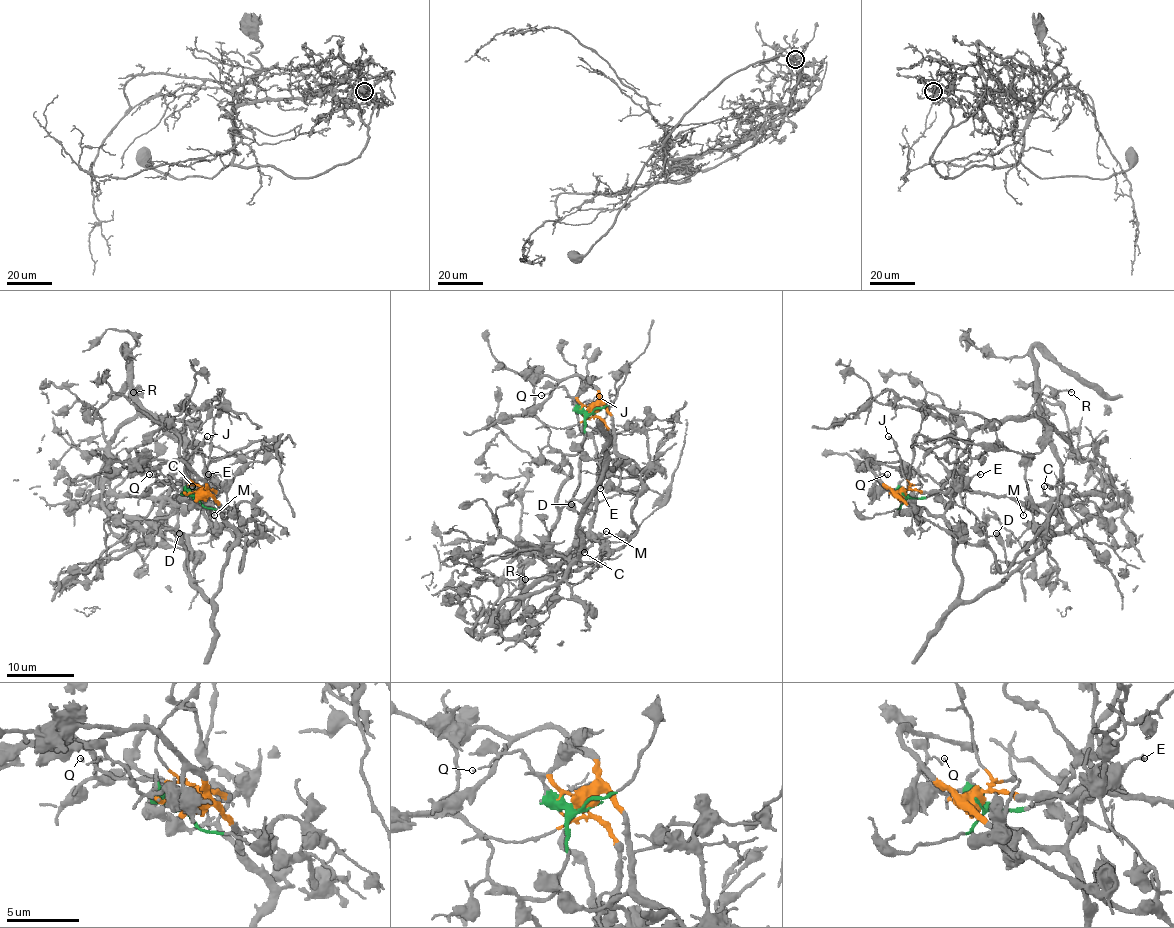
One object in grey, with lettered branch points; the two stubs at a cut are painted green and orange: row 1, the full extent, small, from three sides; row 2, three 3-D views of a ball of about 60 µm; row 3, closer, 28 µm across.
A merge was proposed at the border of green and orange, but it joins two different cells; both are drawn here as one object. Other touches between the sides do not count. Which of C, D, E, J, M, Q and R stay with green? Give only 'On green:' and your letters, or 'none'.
On green: R

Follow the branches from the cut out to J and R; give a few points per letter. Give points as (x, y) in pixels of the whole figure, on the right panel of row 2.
J: (903, 495), (910, 482), (901, 470), (894, 441), (888, 436)
R: (905, 497), (930, 497), (940, 489), (965, 448), (967, 438), (980, 426), (1029, 418), (1046, 386), (1071, 393)

